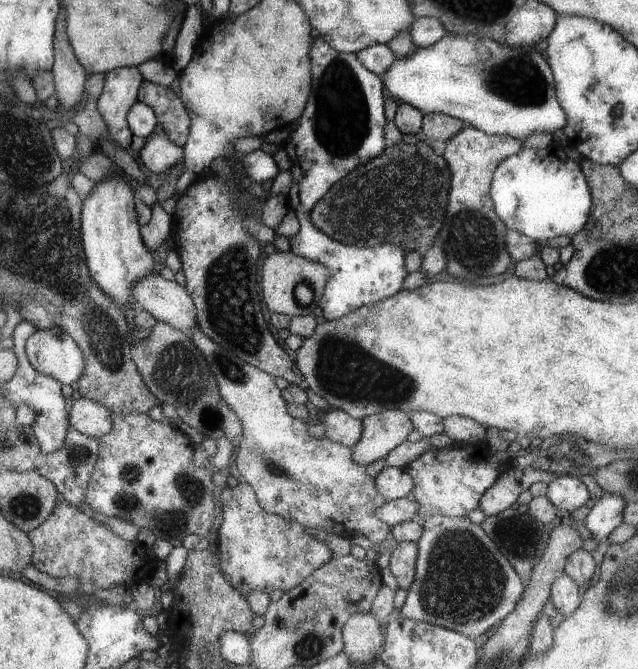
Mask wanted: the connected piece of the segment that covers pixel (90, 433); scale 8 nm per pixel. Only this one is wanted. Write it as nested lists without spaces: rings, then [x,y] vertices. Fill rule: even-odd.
[[[88,398],[74,401],[68,417],[70,427],[80,434],[92,438],[101,438],[112,430],[110,410]]]

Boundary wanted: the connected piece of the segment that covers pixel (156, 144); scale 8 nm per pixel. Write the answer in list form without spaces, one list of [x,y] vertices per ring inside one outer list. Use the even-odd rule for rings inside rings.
[[[163,129],[147,138],[142,150],[139,150],[136,156],[154,174],[162,174],[185,159],[183,148],[176,146]]]

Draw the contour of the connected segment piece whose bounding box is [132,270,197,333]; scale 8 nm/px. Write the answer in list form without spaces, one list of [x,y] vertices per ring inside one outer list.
[[[156,270],[132,286],[135,304],[156,320],[166,322],[184,333],[197,326],[192,298],[184,287],[163,278]]]

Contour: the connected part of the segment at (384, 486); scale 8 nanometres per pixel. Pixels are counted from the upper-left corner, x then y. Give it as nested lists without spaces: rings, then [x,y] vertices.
[[[384,468],[375,478],[376,492],[386,501],[411,497],[414,489],[412,478],[404,468]]]

